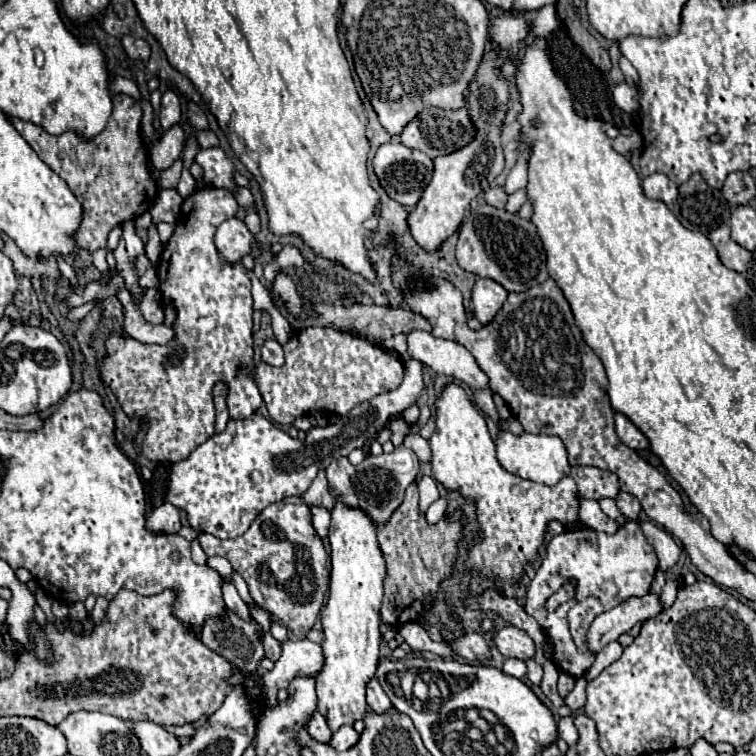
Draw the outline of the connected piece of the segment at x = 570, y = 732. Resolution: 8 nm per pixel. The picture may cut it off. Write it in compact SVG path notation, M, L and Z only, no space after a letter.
M572 716L560 718L558 728L560 728L560 738L566 740L568 746L576 746L576 744L578 744L578 730L576 730L576 726L572 724Z

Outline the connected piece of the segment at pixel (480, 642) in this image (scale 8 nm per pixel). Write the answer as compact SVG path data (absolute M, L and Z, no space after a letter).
M474 632L456 638L450 646L456 654L466 658L468 662L486 662L490 658L490 650L488 650L484 638Z

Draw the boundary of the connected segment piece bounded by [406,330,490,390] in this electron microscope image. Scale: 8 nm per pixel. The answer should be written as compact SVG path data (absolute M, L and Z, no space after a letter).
M412 330L410 334L406 334L406 342L408 356L430 366L434 372L456 378L470 390L484 390L490 386L486 372L458 342L436 338L424 330Z

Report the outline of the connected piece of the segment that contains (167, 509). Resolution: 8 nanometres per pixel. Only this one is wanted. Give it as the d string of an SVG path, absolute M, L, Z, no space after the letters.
M162 504L146 518L146 528L152 534L176 534L180 530L180 510L172 504Z

